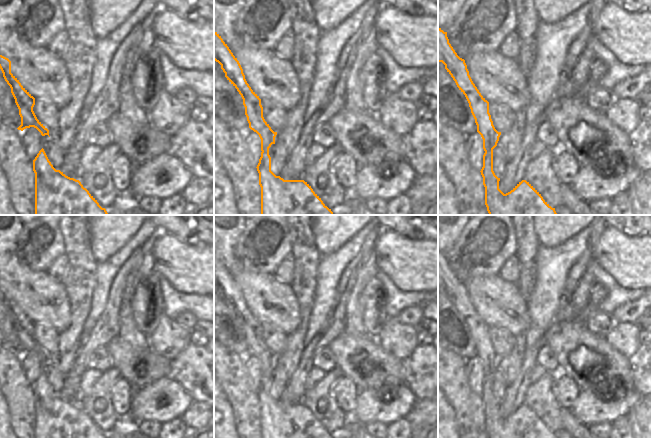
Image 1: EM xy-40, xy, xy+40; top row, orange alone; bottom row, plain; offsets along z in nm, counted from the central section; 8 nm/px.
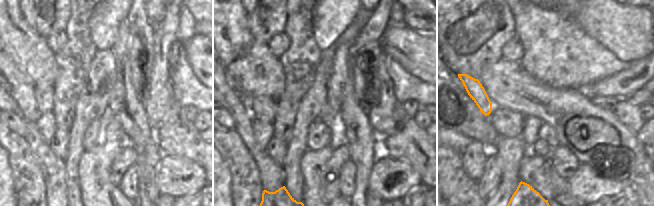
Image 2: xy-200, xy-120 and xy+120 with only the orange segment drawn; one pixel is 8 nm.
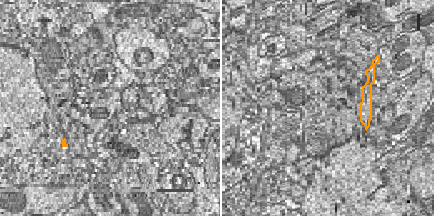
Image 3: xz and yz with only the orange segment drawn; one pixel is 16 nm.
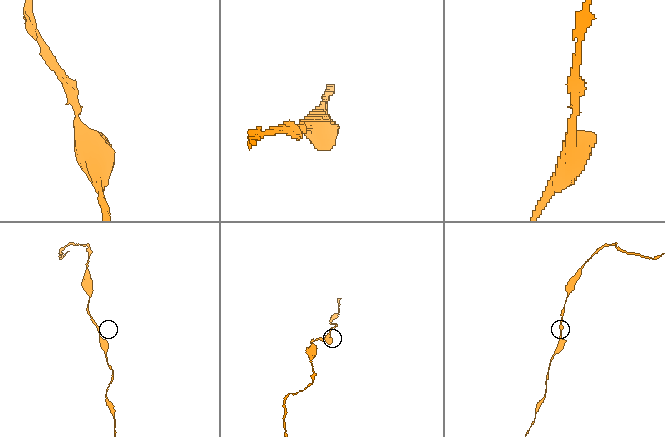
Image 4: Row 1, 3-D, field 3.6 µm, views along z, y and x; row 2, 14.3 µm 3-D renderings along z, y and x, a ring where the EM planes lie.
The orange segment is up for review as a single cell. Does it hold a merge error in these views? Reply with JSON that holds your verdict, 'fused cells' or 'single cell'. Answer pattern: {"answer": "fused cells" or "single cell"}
{"answer": "single cell"}

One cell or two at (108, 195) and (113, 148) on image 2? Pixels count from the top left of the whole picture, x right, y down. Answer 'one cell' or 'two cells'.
one cell

